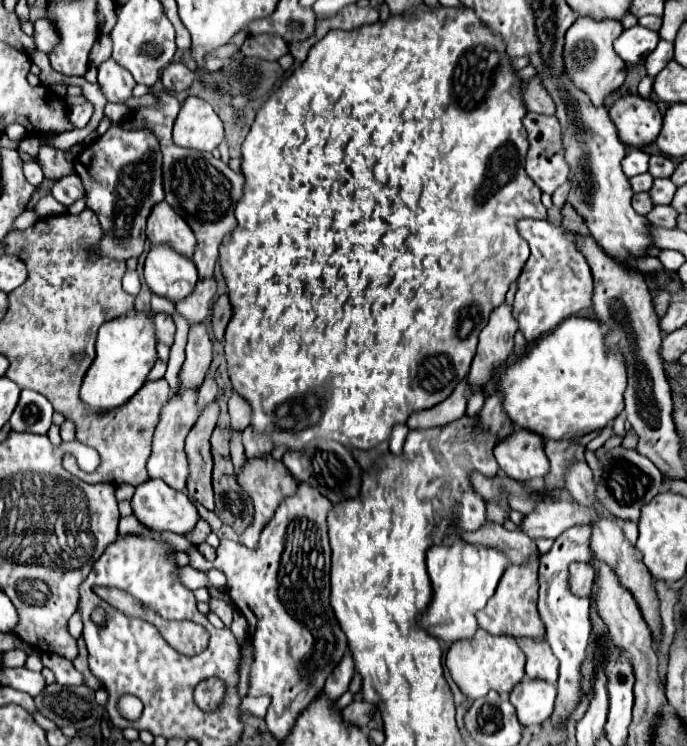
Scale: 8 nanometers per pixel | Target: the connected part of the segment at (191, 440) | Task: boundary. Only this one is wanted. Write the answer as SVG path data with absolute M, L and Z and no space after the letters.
M210 402L198 422L186 436L186 456L190 464L190 476L186 482L188 496L194 502L200 502L204 508L214 510L214 496L212 496L212 454L210 454L210 434L216 426L220 414L218 402Z

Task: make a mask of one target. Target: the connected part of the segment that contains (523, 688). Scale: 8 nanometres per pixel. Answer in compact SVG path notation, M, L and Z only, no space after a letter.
M524 678L510 692L510 702L516 708L522 726L542 724L552 716L556 686L550 682Z

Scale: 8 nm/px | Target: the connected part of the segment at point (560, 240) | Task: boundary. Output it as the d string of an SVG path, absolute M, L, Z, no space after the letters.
M524 218L518 222L518 230L522 238L530 244L530 258L516 280L512 310L518 322L518 330L528 342L534 342L552 332L568 316L590 308L594 284L586 258L576 250L576 246L572 246L572 242L562 234L558 226L546 220Z

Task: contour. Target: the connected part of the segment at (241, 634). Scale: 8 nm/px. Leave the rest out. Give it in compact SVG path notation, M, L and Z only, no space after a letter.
M234 612L234 620L232 620L230 630L236 634L236 640L238 640L240 644L244 644L244 638L246 638L246 628L248 628L246 618L244 618L240 612Z

